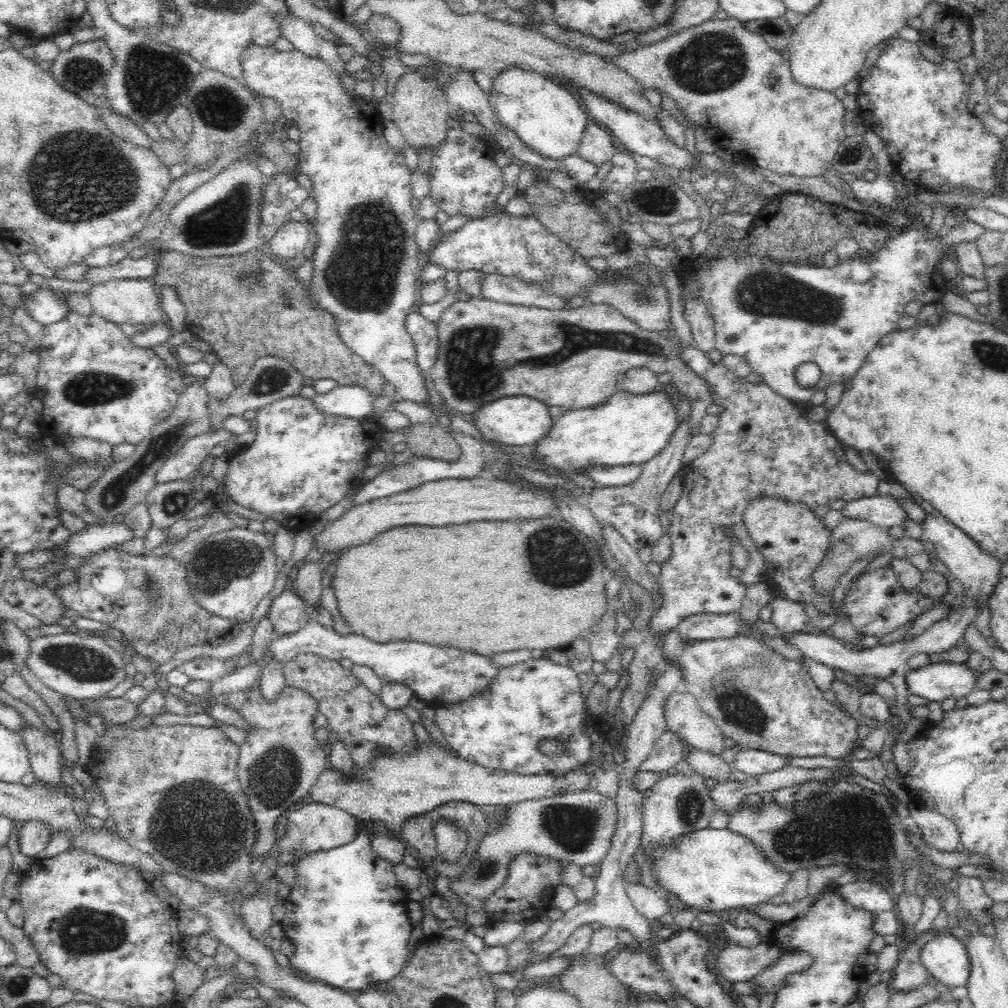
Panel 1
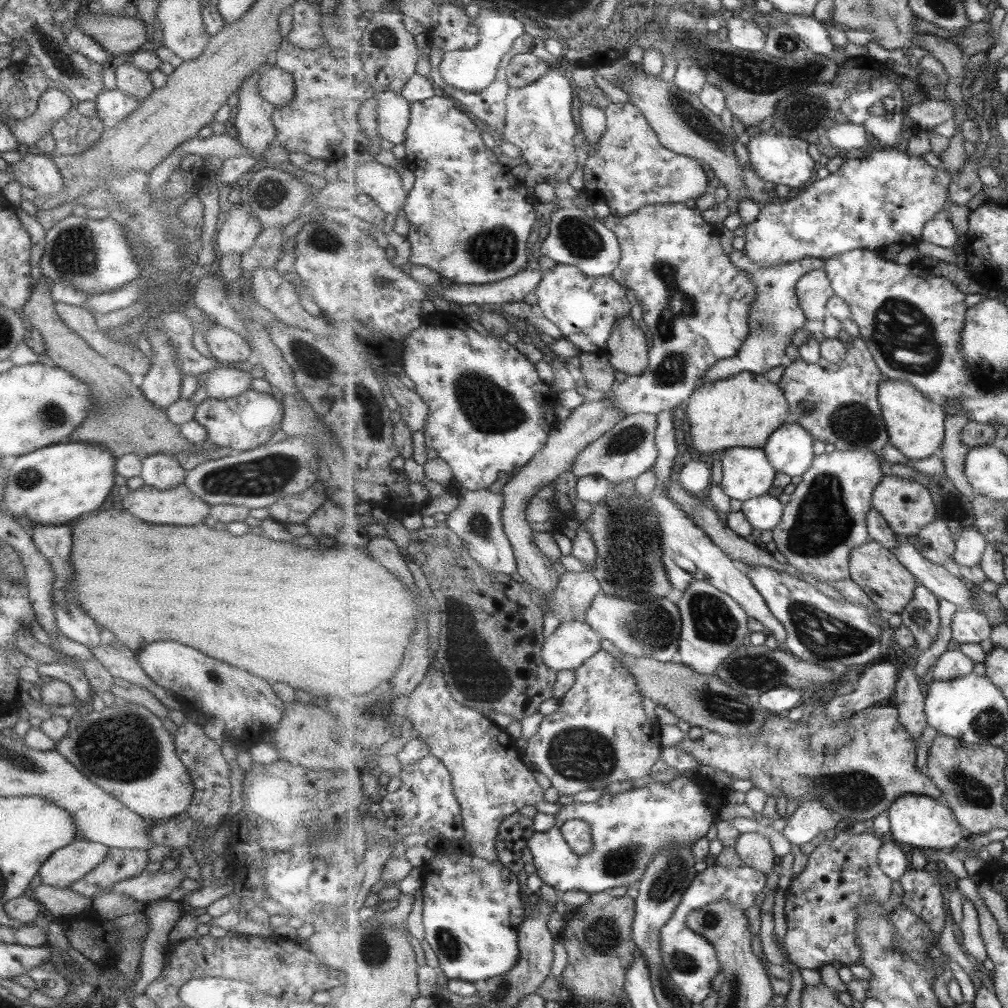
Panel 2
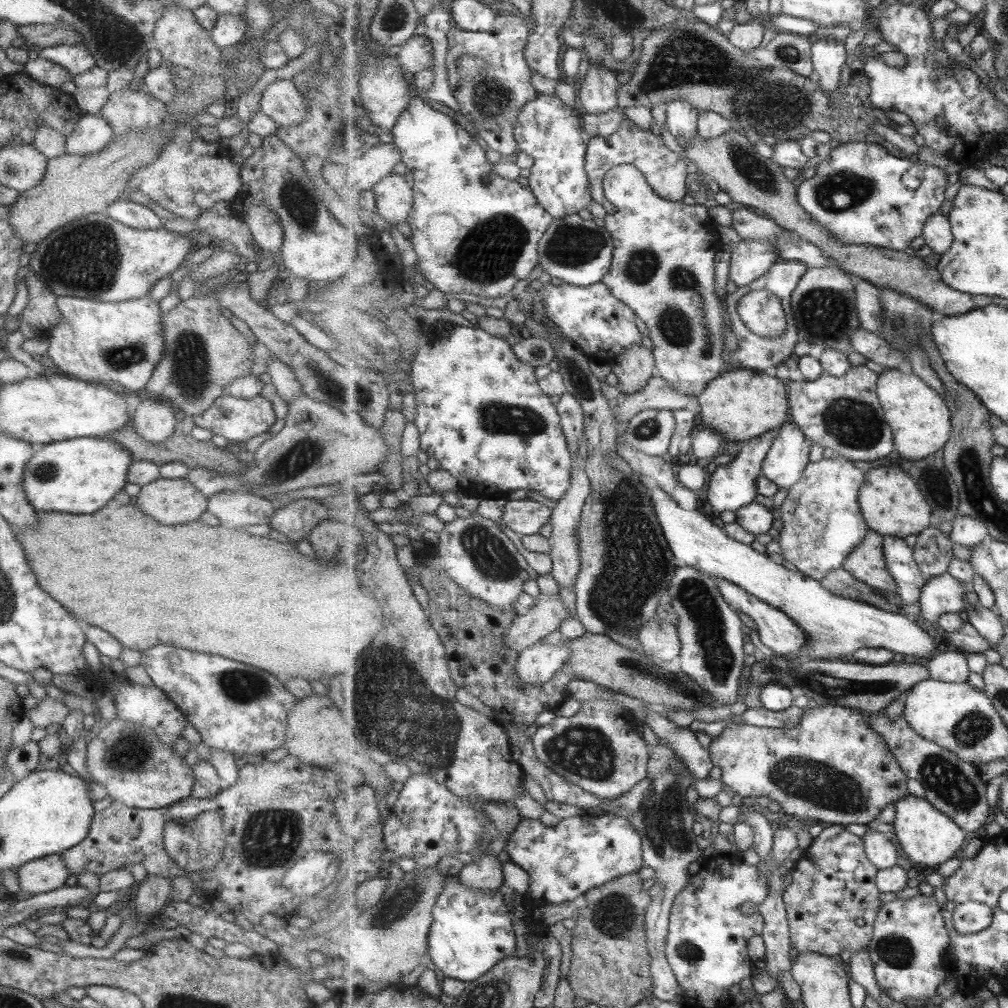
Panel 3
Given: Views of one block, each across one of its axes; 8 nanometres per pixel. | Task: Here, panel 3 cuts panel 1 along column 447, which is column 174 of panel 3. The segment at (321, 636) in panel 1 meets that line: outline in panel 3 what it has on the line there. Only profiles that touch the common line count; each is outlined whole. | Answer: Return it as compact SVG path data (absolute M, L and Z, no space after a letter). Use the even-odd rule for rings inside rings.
M165 644L141 651L140 665L151 678L151 682L181 710L186 722L191 723L193 729L201 735L201 742L209 748L223 749L239 758L242 754L263 756L275 748L284 746L287 712L297 700L287 692L287 688L283 688L280 679L275 676L253 666L245 666L241 662Z

